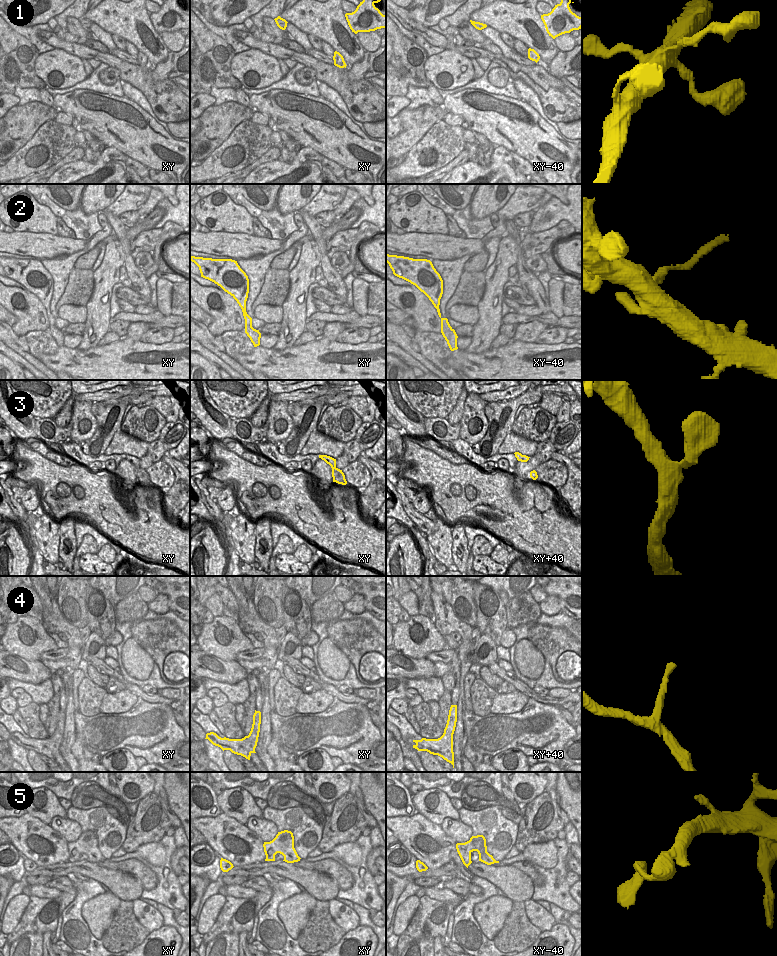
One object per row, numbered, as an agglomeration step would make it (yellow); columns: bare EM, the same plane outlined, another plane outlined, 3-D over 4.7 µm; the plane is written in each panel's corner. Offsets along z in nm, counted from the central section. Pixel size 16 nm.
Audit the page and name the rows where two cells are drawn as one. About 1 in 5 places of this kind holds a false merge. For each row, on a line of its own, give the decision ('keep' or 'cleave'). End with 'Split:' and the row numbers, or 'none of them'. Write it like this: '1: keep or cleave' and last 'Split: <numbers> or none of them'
1: keep
2: cleave
3: keep
4: keep
5: keep
Split: 2

